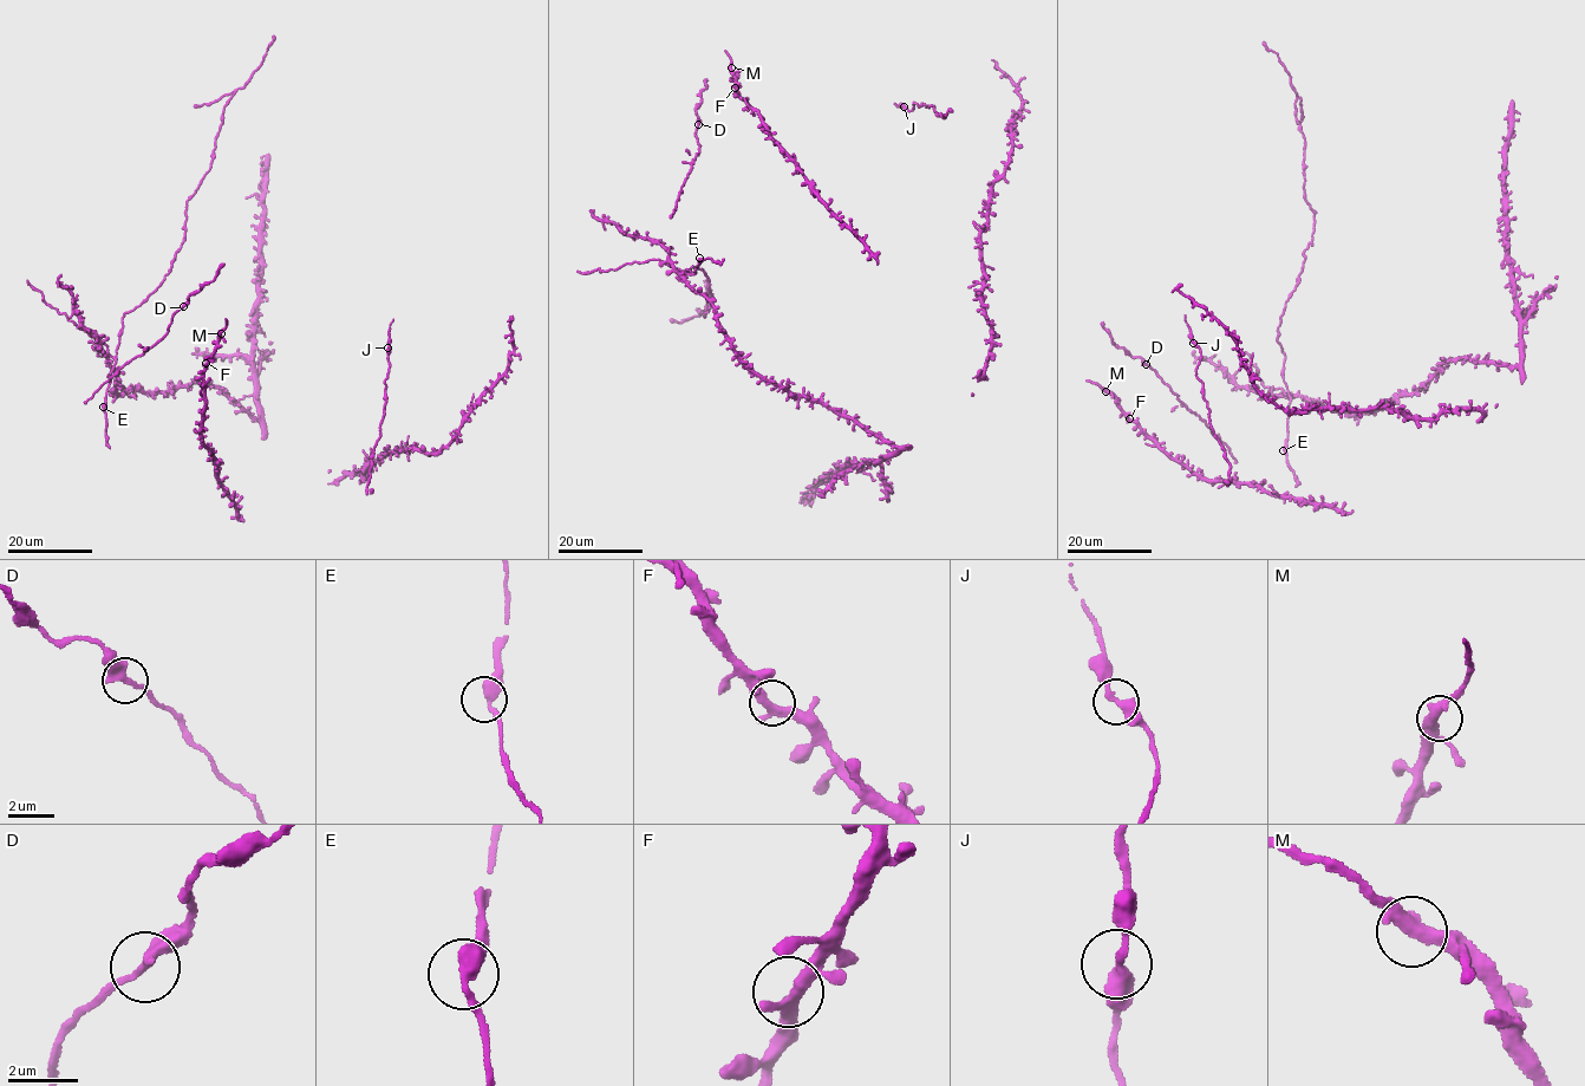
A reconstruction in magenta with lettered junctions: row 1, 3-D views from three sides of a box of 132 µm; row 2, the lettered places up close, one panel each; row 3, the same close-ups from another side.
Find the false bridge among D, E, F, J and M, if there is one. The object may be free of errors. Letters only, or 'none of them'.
none of them

